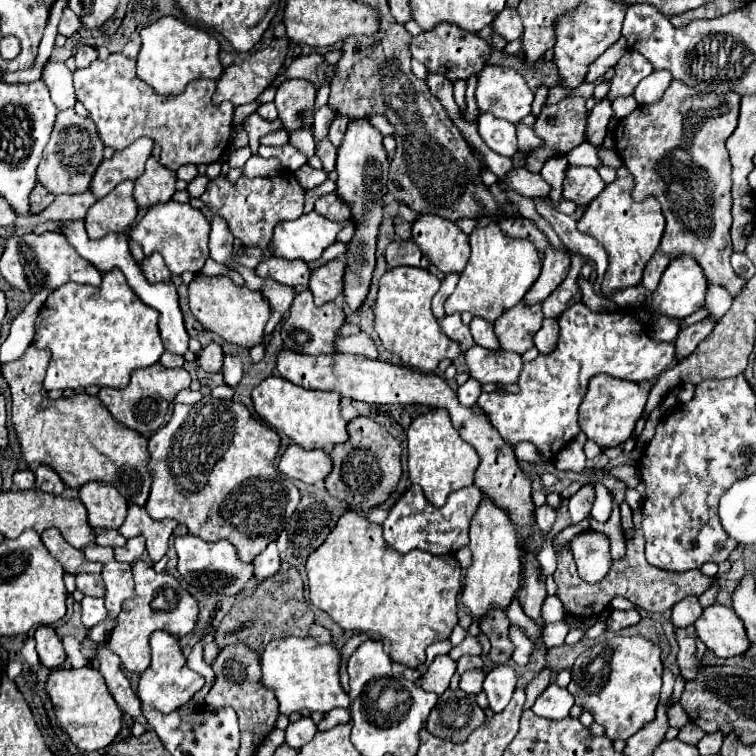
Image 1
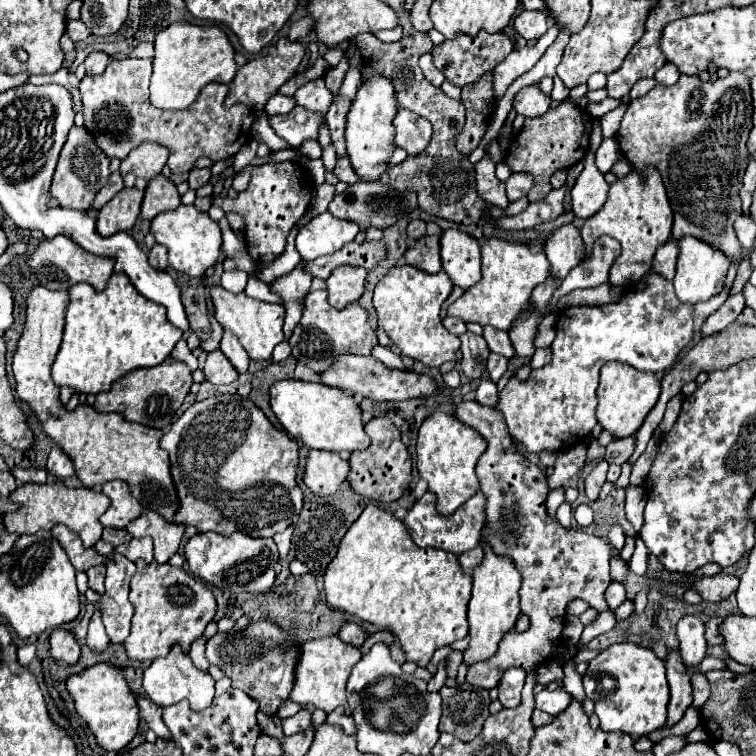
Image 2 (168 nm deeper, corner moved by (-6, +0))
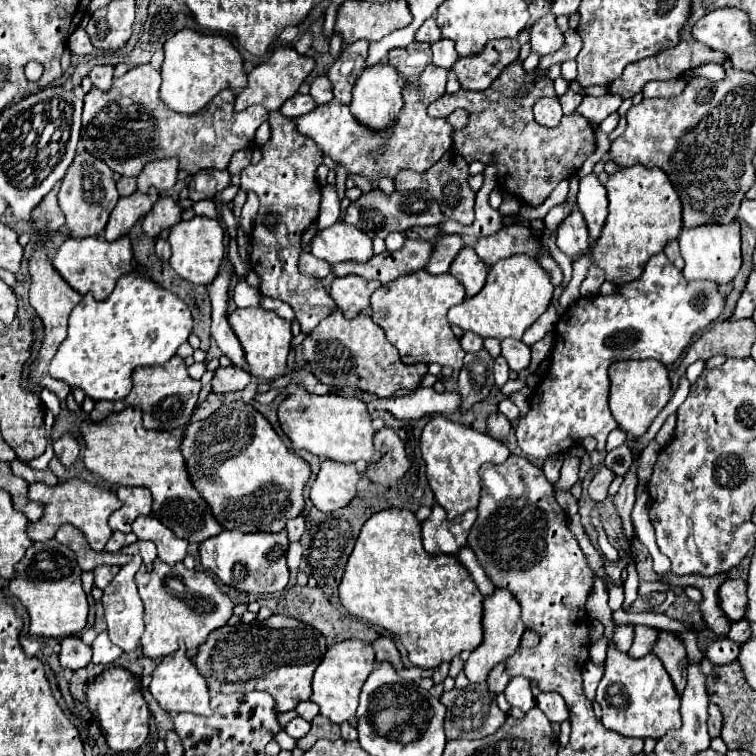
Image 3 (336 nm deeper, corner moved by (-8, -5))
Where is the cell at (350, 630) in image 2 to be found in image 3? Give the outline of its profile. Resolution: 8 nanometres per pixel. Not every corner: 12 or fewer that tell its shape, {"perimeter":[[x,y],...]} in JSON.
{"perimeter":[[389,637],[373,641],[377,663],[403,669],[401,655]]}

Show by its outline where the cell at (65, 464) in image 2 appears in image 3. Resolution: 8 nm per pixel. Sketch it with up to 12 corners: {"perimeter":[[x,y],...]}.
{"perimeter":[[71,433],[53,443],[63,465],[79,457],[79,441]]}

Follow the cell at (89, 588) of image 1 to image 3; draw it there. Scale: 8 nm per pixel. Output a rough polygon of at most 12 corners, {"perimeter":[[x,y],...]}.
{"perimeter":[[99,565],[95,585],[99,589],[113,581],[121,567]]}

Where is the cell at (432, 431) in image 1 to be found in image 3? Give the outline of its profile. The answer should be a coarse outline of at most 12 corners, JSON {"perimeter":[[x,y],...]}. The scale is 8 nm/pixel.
{"perimeter":[[429,419],[421,453],[449,517],[477,507],[481,465],[511,455],[491,435]]}

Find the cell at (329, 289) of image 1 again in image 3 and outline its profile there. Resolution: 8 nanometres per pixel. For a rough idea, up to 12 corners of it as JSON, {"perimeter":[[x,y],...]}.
{"perimeter":[[337,277],[329,295],[353,319],[369,307],[379,281]]}

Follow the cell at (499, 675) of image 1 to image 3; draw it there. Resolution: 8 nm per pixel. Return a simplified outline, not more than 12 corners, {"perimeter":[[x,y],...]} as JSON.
{"perimeter":[[515,677],[505,689],[513,707],[531,711],[535,695],[529,679]]}

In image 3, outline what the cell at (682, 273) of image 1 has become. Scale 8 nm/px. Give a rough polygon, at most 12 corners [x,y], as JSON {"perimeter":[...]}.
{"perimeter":[[707,225],[679,235],[685,279],[733,281],[741,225]]}

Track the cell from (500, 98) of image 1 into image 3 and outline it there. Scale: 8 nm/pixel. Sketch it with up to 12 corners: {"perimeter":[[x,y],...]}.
{"perimeter":[[557,97],[535,103],[535,121],[545,127],[559,125],[563,111]]}

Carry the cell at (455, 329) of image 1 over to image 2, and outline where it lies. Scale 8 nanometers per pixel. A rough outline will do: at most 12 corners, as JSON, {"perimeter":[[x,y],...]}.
{"perimeter":[[465,332],[461,370],[477,380],[485,372],[485,338]]}

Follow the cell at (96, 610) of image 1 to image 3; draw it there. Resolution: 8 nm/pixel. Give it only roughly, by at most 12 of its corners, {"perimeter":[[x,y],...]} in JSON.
{"perimeter":[[105,631],[93,641],[93,663],[113,663],[123,653]]}

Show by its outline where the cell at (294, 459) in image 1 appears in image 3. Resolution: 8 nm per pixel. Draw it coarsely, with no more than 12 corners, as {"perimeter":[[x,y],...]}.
{"perimeter":[[323,461],[311,501],[325,513],[347,507],[361,479],[355,465]]}

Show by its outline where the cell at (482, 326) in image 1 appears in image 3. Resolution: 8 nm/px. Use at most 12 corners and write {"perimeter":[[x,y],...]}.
{"perimeter":[[501,341],[501,355],[513,371],[531,363],[523,341]]}

